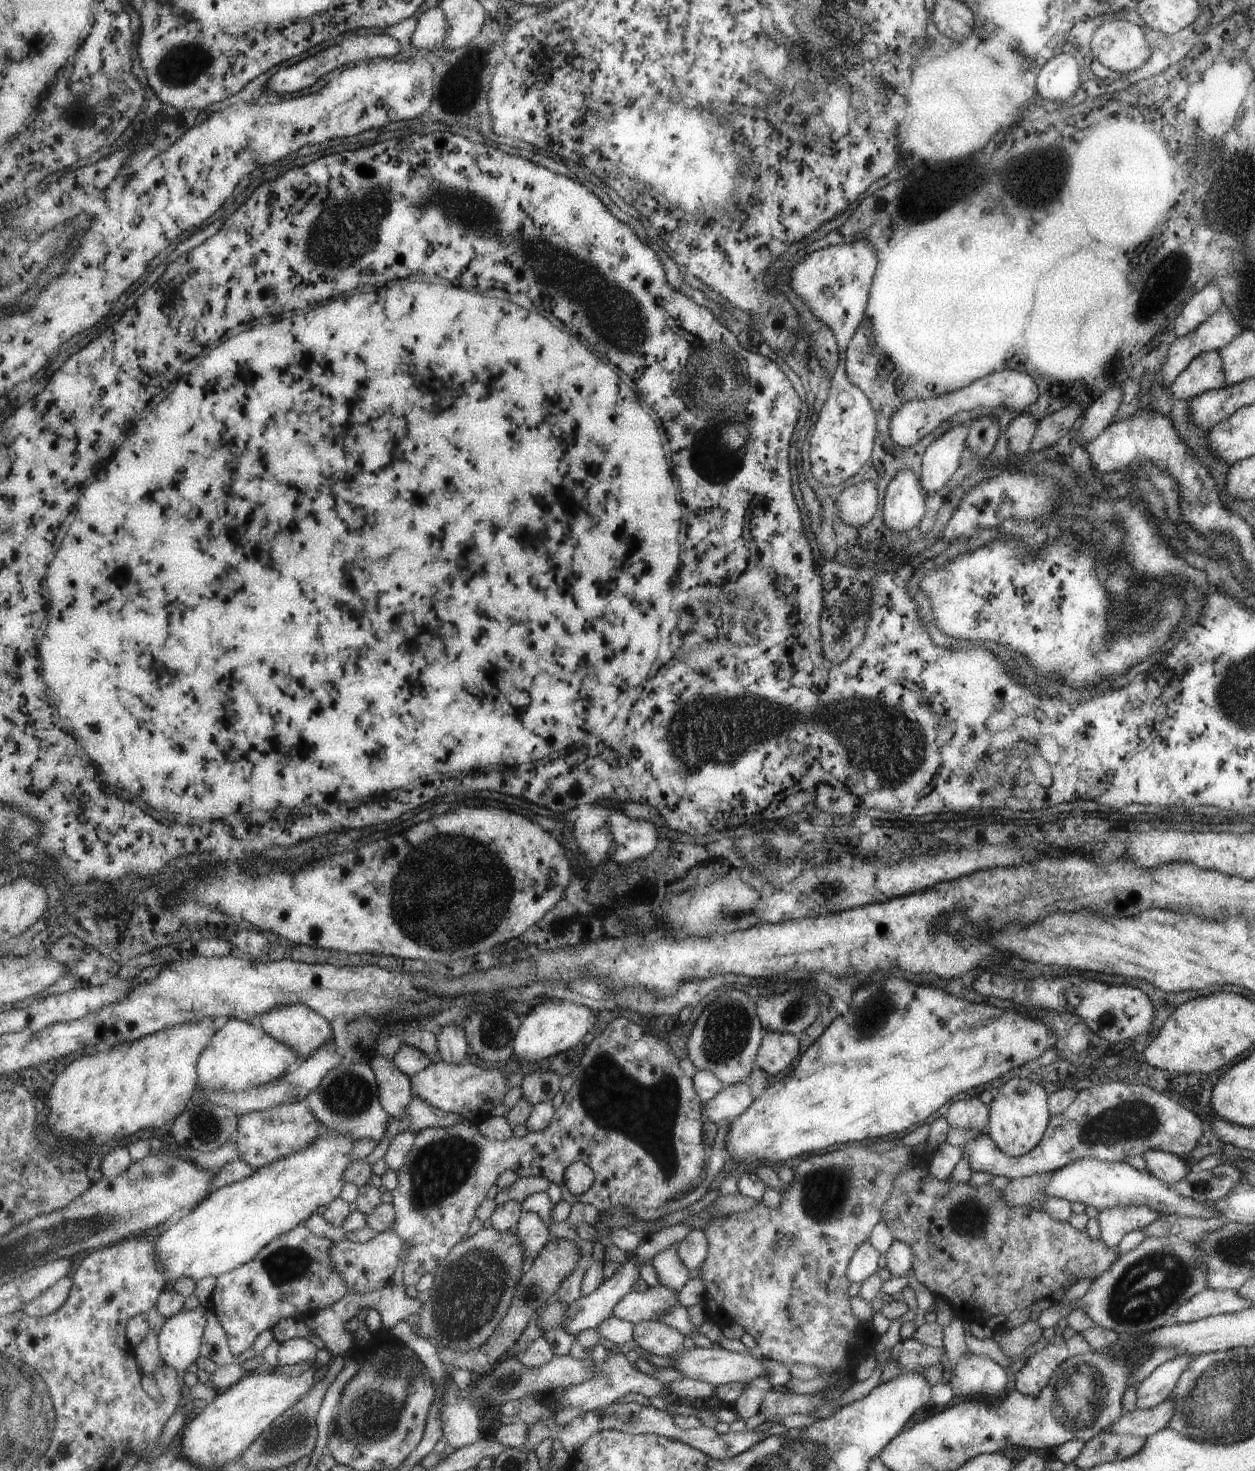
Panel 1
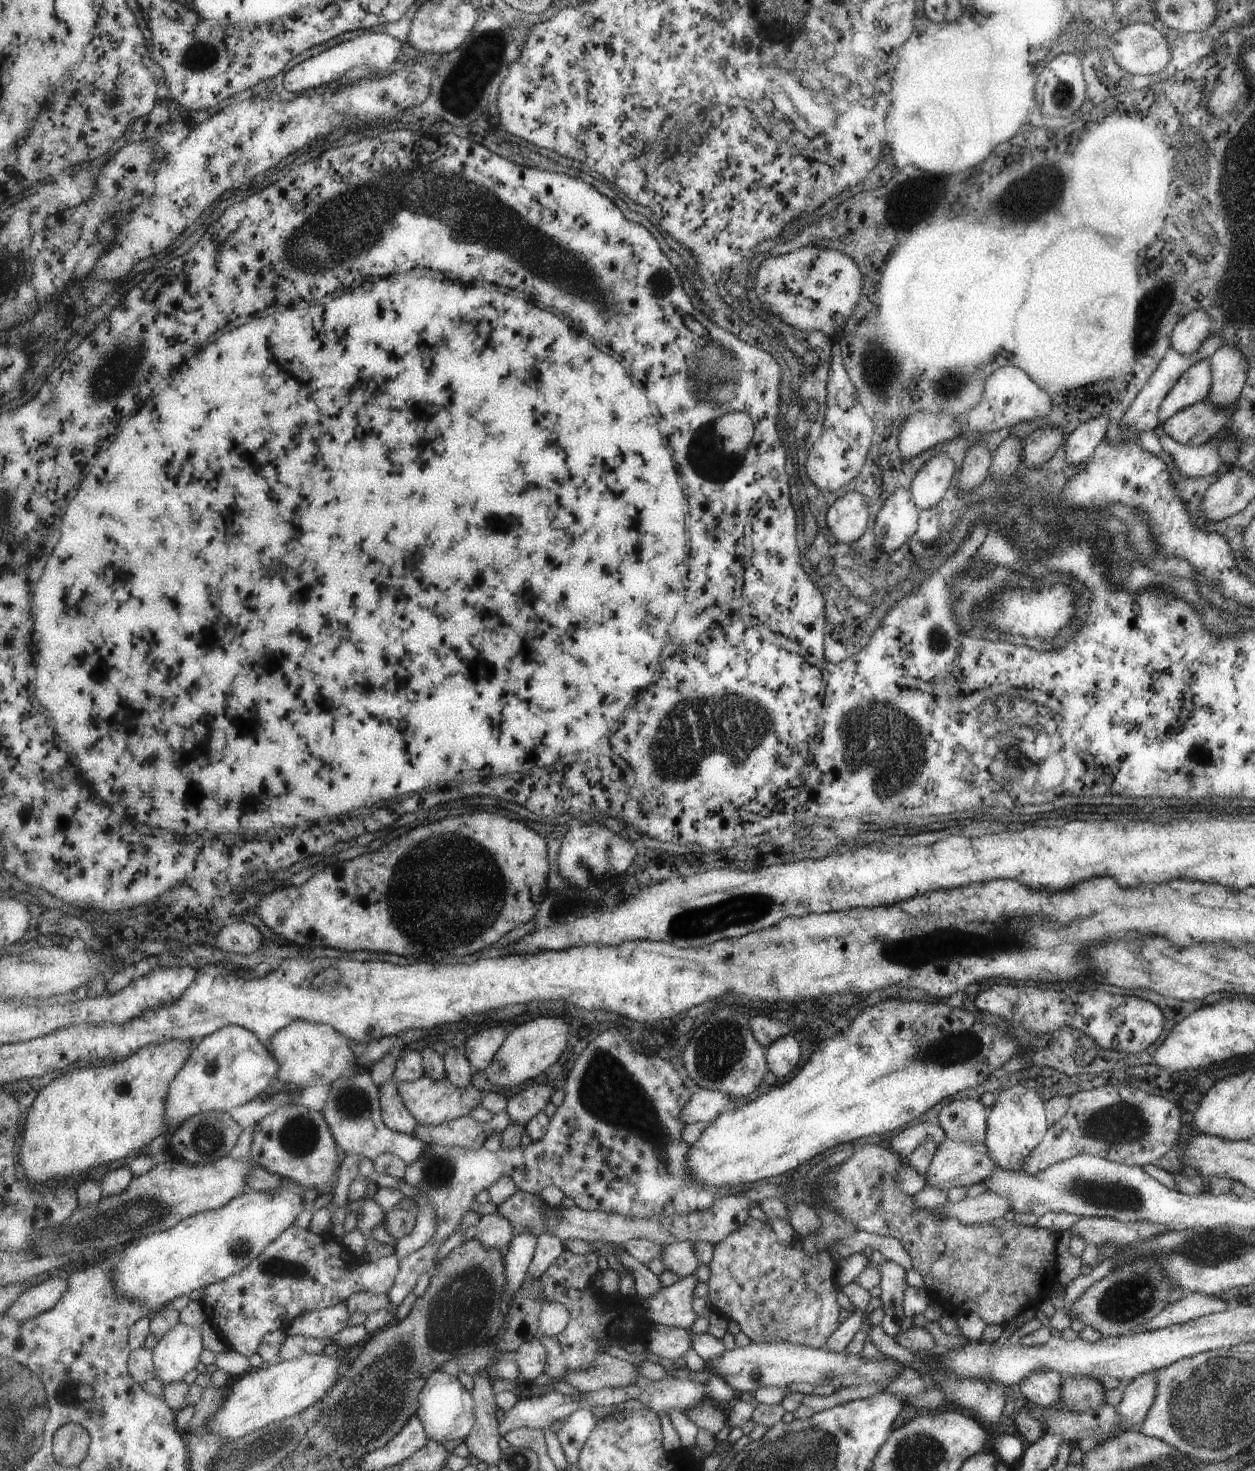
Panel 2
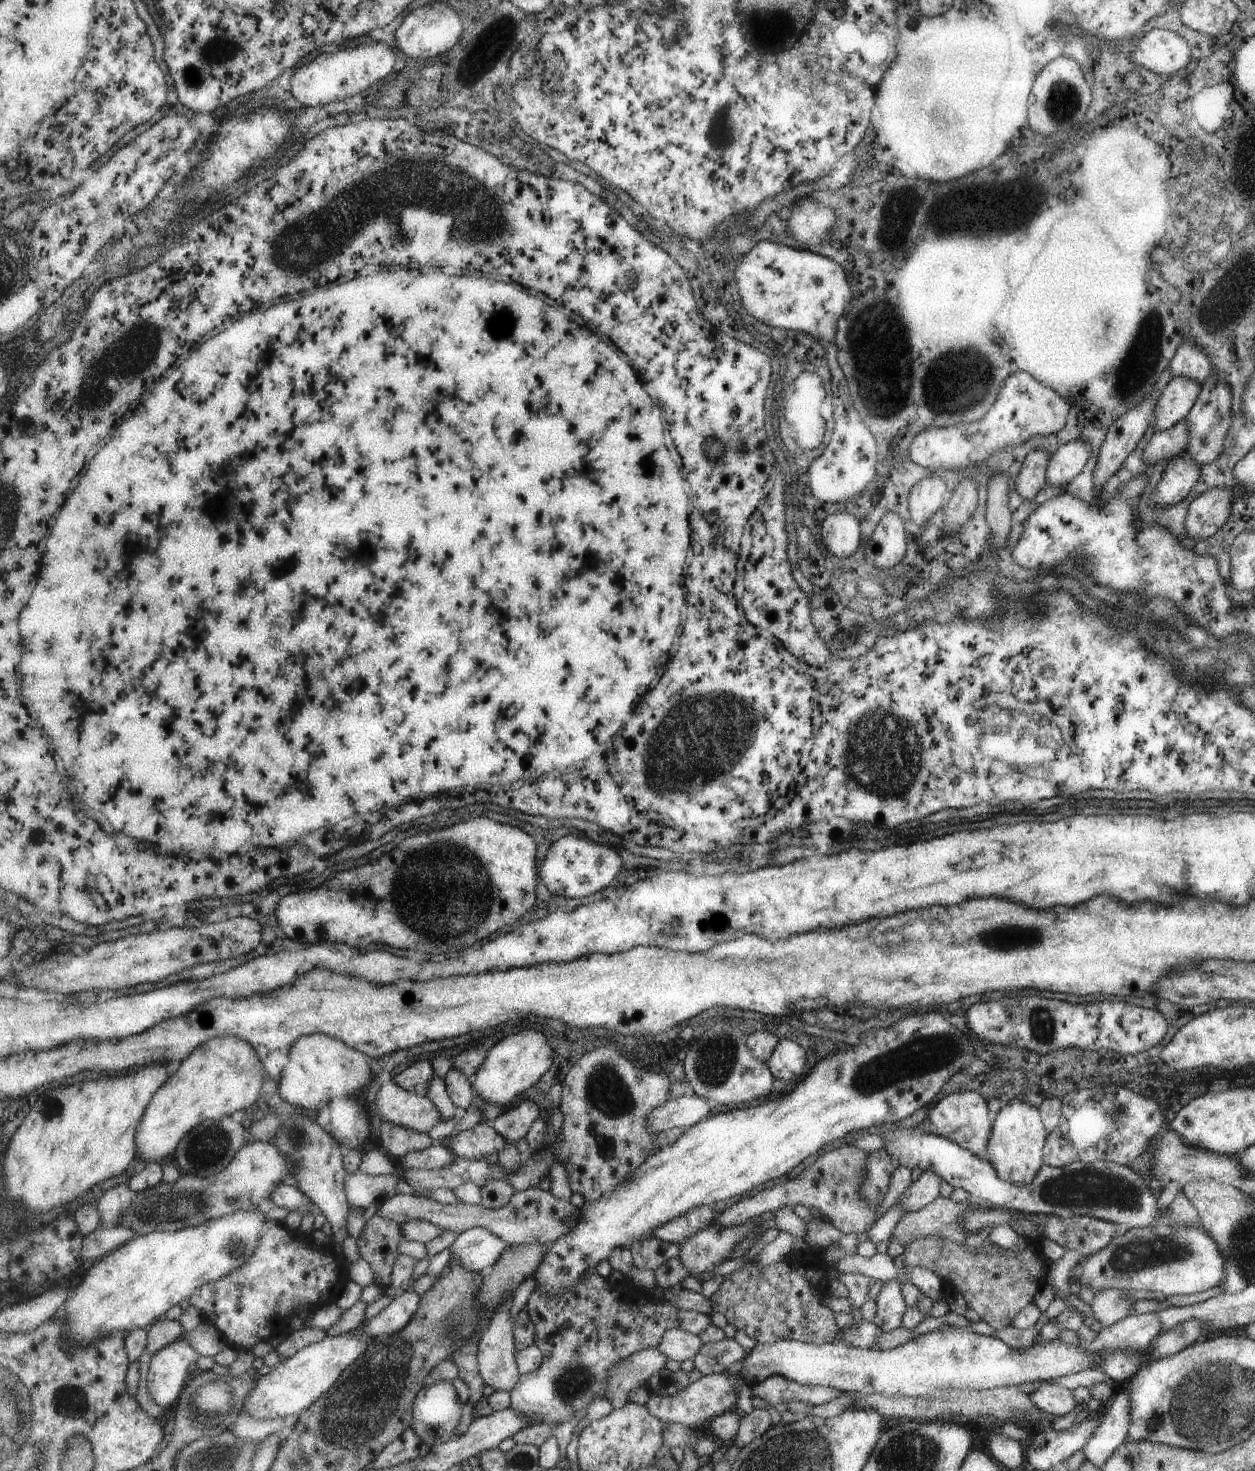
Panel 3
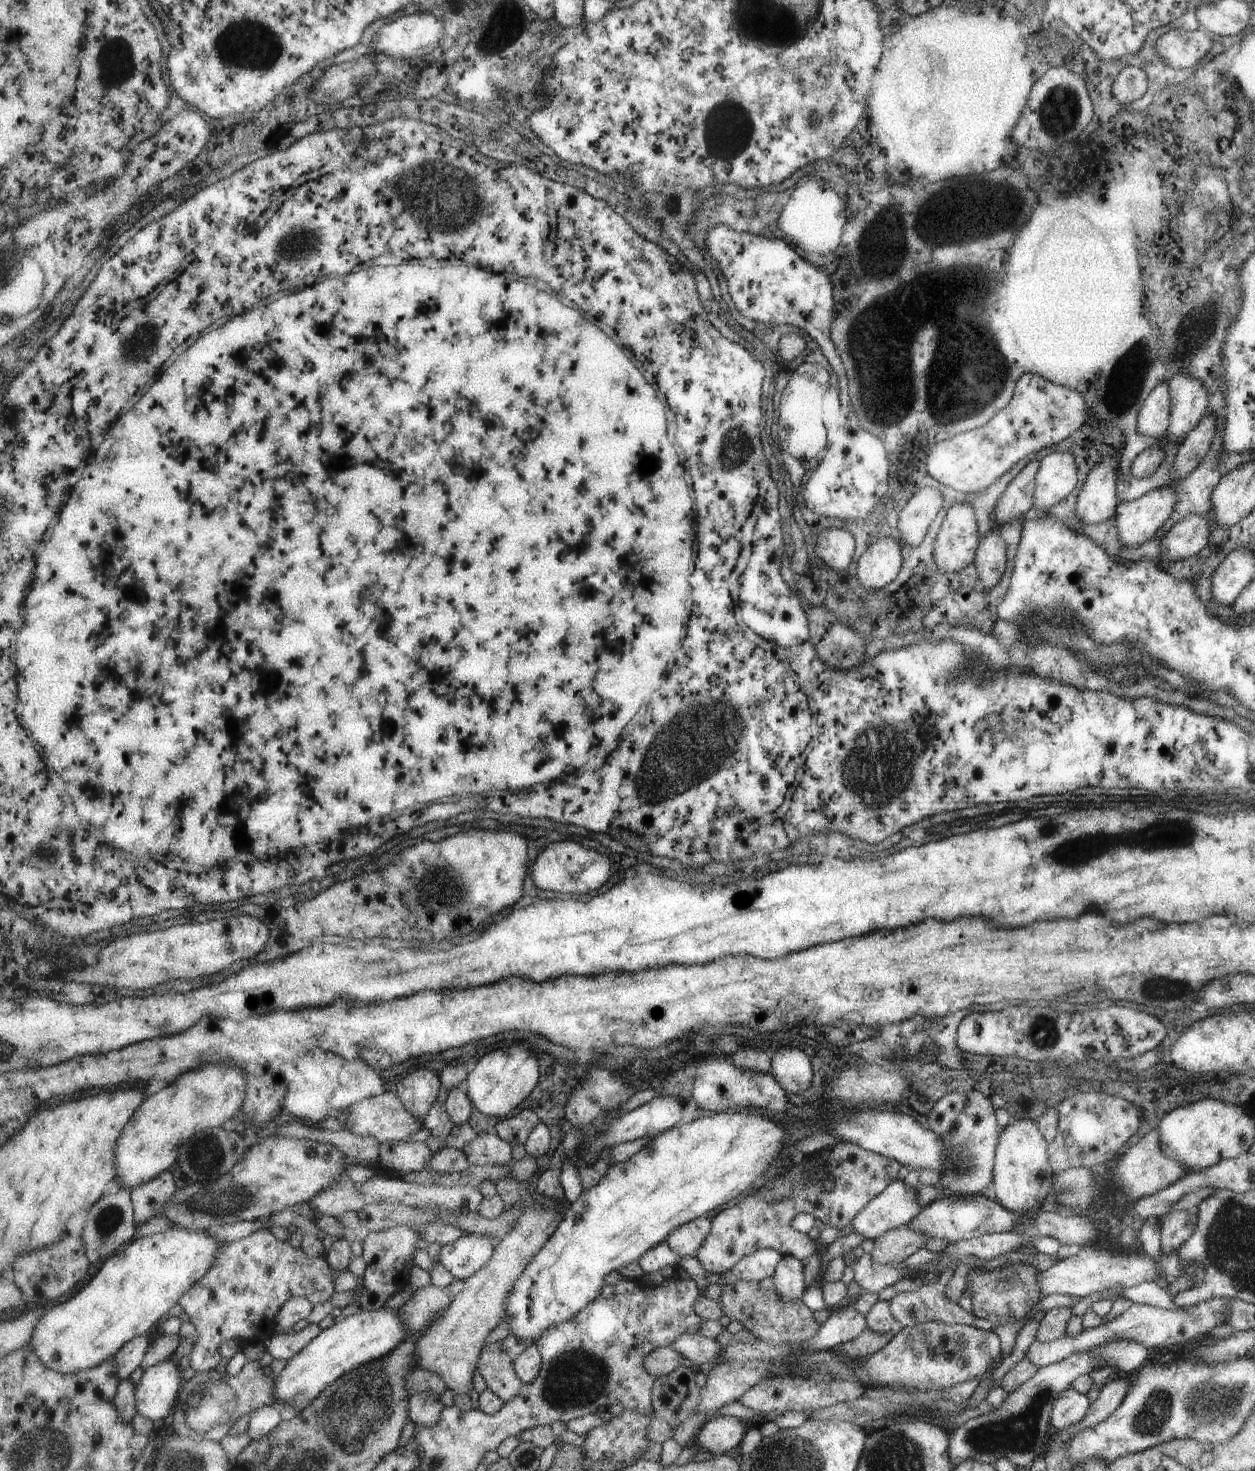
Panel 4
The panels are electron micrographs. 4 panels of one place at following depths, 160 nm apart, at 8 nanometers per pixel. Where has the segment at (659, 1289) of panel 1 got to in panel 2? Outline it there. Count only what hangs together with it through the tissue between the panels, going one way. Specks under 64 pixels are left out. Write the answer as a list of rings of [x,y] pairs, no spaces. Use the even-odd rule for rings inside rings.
[[[695,1274],[682,1278],[677,1284],[659,1290],[655,1298],[643,1302],[645,1318],[657,1325],[690,1330],[699,1318],[693,1310],[694,1293],[699,1281]]]

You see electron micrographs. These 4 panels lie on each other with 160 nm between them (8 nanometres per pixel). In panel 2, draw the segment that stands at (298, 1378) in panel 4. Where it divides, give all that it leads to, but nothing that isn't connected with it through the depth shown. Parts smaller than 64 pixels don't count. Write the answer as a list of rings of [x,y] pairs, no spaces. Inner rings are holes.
[[[324,1352],[305,1354],[300,1358],[273,1363],[268,1368],[260,1368],[257,1372],[243,1376],[233,1385],[227,1402],[207,1422],[204,1430],[223,1434],[234,1440],[269,1424],[302,1415],[334,1388],[346,1368],[343,1357],[336,1353],[327,1355]]]

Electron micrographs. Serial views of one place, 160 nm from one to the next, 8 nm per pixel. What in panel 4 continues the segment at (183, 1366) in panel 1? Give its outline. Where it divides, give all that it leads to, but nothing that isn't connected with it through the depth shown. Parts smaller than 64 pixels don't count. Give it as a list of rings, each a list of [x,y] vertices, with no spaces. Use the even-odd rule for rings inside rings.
[[[176,1357],[163,1360],[145,1369],[136,1384],[136,1402],[139,1415],[151,1422],[157,1422],[174,1413],[182,1389],[182,1371]]]

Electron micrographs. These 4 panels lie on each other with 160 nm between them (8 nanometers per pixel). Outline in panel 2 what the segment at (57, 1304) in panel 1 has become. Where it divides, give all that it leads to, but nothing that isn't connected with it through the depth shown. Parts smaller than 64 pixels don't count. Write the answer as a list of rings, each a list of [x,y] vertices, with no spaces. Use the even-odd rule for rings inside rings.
[[[44,1277],[39,1283],[23,1292],[6,1315],[15,1320],[31,1320],[55,1308],[69,1288],[69,1281],[63,1278]]]

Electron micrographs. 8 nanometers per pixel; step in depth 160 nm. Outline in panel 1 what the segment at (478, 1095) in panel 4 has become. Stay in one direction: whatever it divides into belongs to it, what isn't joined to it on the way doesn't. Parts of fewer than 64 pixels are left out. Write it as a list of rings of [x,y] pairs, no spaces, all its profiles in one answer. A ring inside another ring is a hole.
[[[551,1000],[543,1001],[539,1003],[529,1014],[523,1017],[523,1022],[516,1036],[514,1058],[520,1061],[520,1064],[527,1062],[539,1062],[543,1058],[549,1058],[553,1054],[559,1054],[577,1046],[593,1030],[593,1026],[597,1024],[597,1012],[587,1008],[587,1006],[581,1006],[581,1004],[575,1004],[575,1002],[569,1002],[565,1000]]]

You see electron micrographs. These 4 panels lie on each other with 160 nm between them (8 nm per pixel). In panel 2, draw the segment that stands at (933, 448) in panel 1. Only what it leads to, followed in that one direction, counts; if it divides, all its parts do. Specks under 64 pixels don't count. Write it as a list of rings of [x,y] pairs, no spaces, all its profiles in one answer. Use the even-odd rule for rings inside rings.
[[[945,451],[936,452],[924,462],[909,486],[912,501],[919,510],[928,509],[940,501],[949,486],[953,470],[954,462]]]

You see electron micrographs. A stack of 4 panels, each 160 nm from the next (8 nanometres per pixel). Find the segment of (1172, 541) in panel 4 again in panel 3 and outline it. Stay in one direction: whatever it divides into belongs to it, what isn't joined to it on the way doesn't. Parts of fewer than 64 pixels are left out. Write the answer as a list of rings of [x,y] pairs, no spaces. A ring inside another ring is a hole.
[[[1212,486],[1196,496],[1184,518],[1185,536],[1205,538],[1216,532],[1229,516],[1233,493],[1229,487]]]

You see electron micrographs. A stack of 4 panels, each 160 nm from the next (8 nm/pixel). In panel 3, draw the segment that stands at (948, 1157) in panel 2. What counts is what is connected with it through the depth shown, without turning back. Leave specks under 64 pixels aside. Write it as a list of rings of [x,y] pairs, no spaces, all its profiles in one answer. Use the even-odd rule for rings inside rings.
[[[924,1170],[902,1193],[895,1203],[899,1203],[904,1211],[916,1211],[929,1204],[935,1197],[939,1196],[939,1184],[942,1178],[933,1171]]]

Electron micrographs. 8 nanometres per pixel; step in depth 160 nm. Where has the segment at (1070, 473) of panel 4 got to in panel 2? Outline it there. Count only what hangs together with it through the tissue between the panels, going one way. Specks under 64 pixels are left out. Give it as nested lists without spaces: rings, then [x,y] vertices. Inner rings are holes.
[[[1092,416],[1071,431],[1064,441],[1066,461],[1070,465],[1086,462],[1098,442],[1106,436],[1108,416]]]

